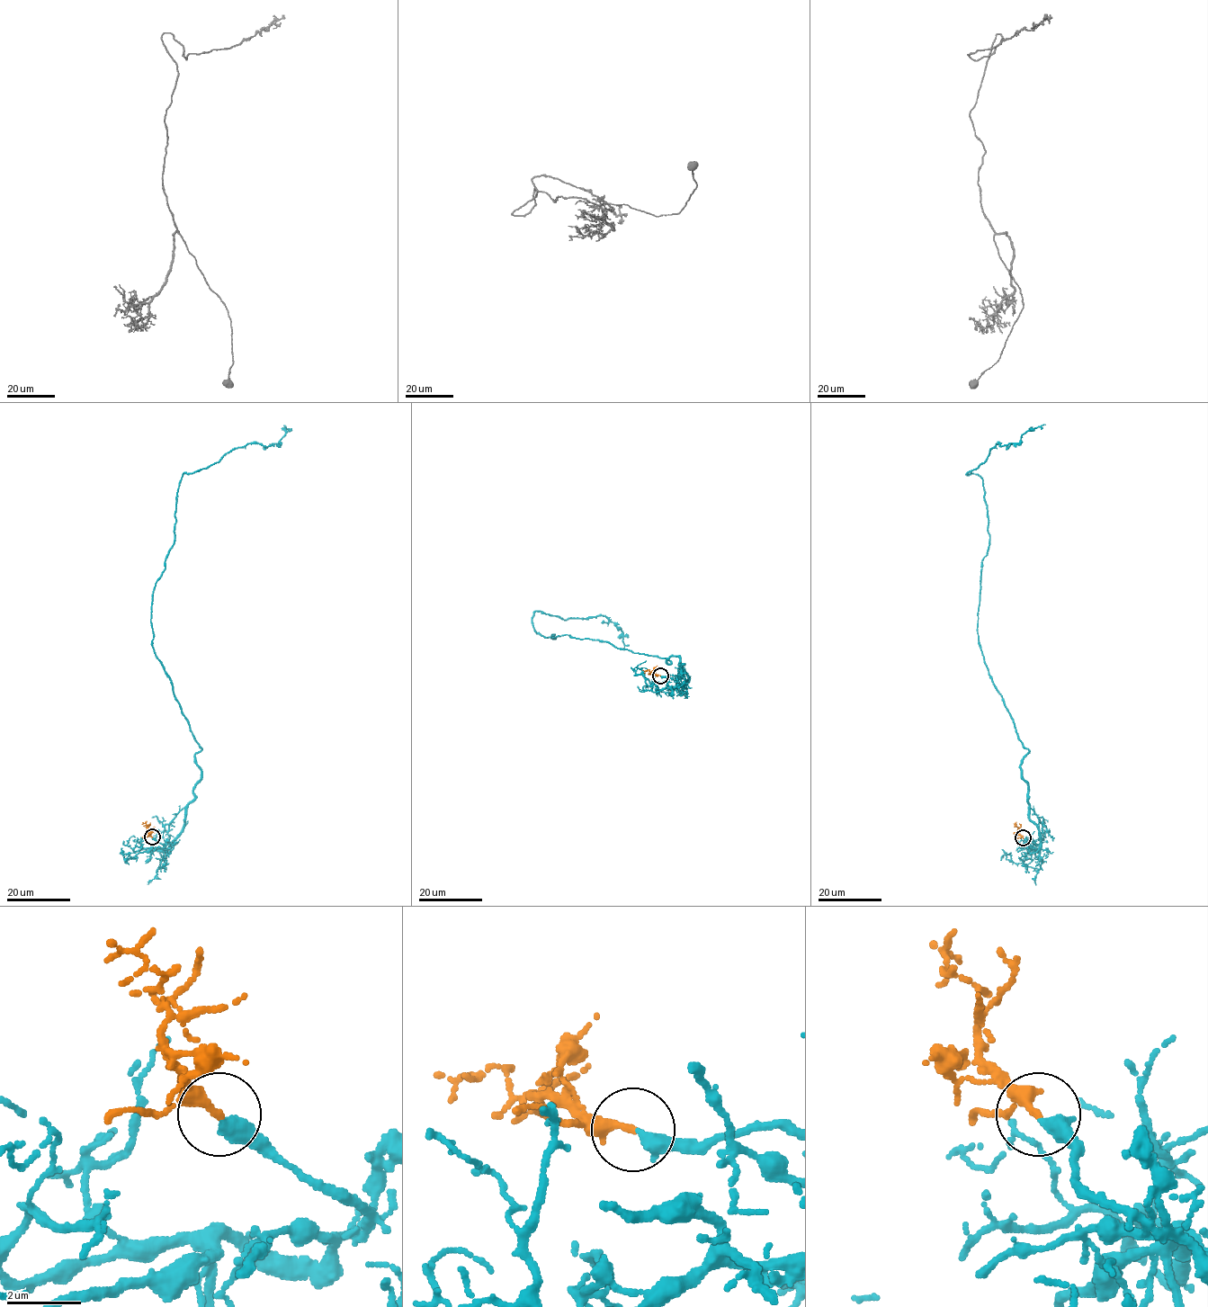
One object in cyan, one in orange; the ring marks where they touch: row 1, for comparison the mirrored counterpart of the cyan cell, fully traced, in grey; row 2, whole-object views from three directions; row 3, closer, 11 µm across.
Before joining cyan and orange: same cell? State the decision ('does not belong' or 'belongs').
belongs

